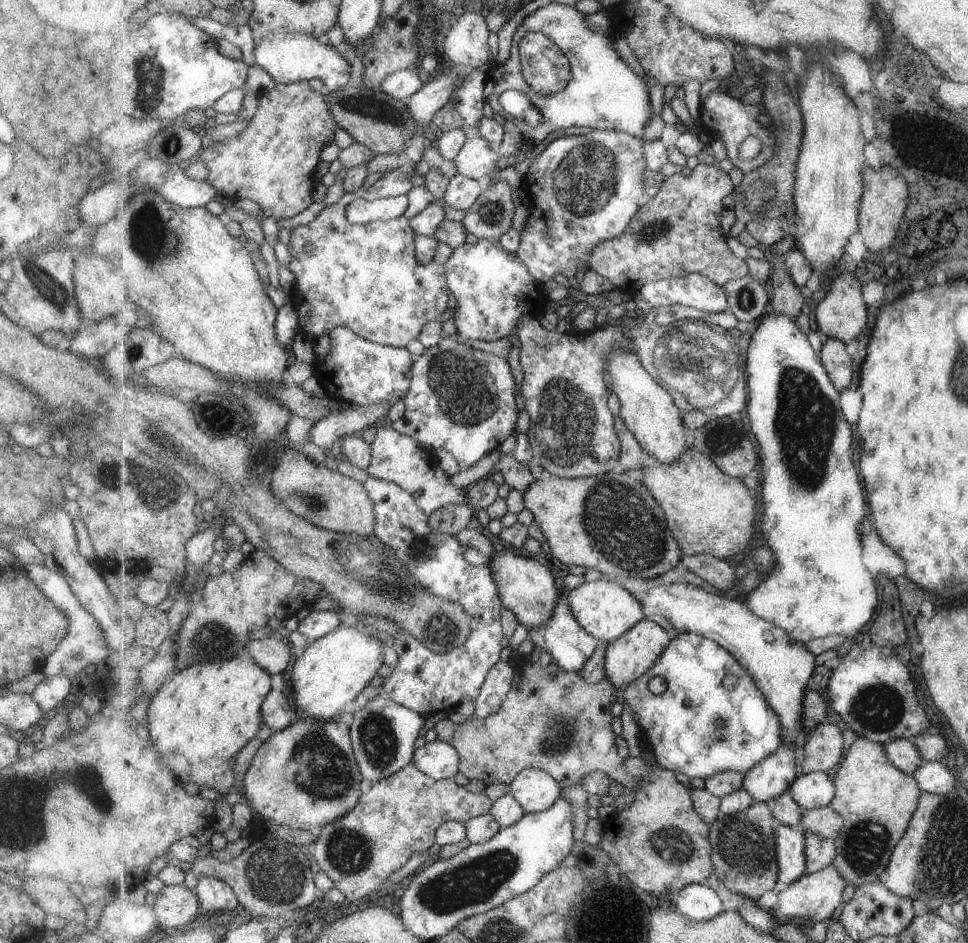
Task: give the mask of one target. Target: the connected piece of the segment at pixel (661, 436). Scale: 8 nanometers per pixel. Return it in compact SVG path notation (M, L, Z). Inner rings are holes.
M614 349L608 361L608 380L610 390L621 402L620 416L626 428L635 436L643 452L654 456L665 464L672 465L678 462L689 450L693 449L693 436L686 433L683 410L678 407L671 393L662 387L655 378L643 368L639 356L624 349Z

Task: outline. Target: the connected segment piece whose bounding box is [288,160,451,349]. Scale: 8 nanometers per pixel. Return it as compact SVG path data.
M405 160L400 167L387 172L368 188L345 193L339 202L327 205L313 222L296 226L291 230L292 261L288 268L295 274L291 302L297 307L300 316L301 333L308 339L316 342L329 335L334 328L347 327L368 341L405 349L409 342L418 340L427 324L447 312L451 291L448 287L446 266L435 261L423 264L417 258L417 234L410 220L399 217L388 221L360 224L352 222L346 213L347 207L357 199L388 198L409 194L409 190L413 188L413 182L409 178L415 172L416 165Z

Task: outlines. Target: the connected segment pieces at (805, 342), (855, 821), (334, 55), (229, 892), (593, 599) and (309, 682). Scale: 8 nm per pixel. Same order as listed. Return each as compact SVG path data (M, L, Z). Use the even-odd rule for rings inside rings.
M772 310L764 315L751 337L746 370L750 402L745 414L751 418L751 428L763 448L763 486L757 491L760 500L763 496L763 512L758 532L760 541L775 551L779 564L776 571L767 575L759 588L747 596L747 606L757 616L790 632L800 643L833 635L854 640L859 630L875 616L879 590L877 578L866 565L864 542L857 530L857 524L865 516L867 500L851 456L855 434L842 409L842 391L831 380L808 334L791 315Z
M858 737L850 746L833 780L836 786L836 795L831 805L846 820L843 832L834 840L838 848L838 858L835 859L833 865L848 880L848 884L855 886L856 889L870 882L884 880L892 852L903 836L906 835L922 796L922 788L918 780L915 776L903 772L892 763L884 743L876 743L867 737Z
M288 30L270 33L263 41L254 41L255 63L265 70L279 85L288 85L319 78L324 84L326 94L352 84L349 61L333 46L311 35L289 32Z
M199 877L195 891L200 900L202 913L209 917L230 911L240 903L229 884L213 877Z
M599 579L598 581L584 582L576 589L565 592L564 596L570 602L578 621L595 638L603 644L610 644L630 631L636 624L645 618L642 602L639 602L629 590L619 586L615 581Z
M347 623L341 624L327 636L309 642L292 667L289 680L292 684L291 695L283 690L272 690L262 706L263 723L275 732L285 730L300 716L331 721L337 714L343 714L347 704L353 703L385 664L383 644L379 638L359 632Z

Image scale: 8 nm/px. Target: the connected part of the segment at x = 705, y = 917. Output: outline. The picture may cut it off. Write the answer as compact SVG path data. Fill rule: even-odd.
M693 883L677 892L676 909L694 921L708 921L723 913L723 902L707 884Z

